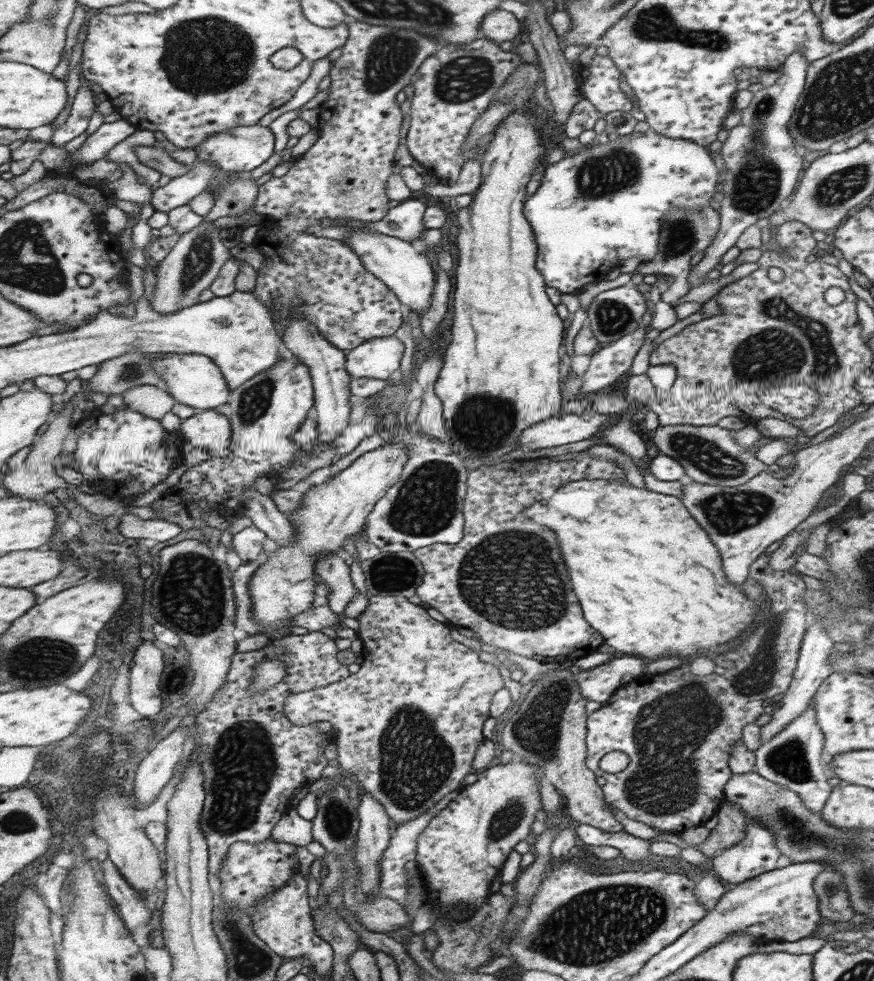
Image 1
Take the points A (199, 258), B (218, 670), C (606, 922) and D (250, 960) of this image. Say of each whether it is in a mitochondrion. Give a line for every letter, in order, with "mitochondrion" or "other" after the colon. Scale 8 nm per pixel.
A: mitochondrion
B: other
C: mitochondrion
D: mitochondrion

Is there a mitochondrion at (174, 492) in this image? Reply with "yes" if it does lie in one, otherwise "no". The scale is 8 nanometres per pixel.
no

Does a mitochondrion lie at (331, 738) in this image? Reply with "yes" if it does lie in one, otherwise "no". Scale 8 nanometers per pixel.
no

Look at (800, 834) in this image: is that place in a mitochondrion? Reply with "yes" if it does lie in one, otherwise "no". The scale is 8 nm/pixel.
yes

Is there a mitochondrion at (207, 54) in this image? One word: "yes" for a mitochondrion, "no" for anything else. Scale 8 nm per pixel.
yes

